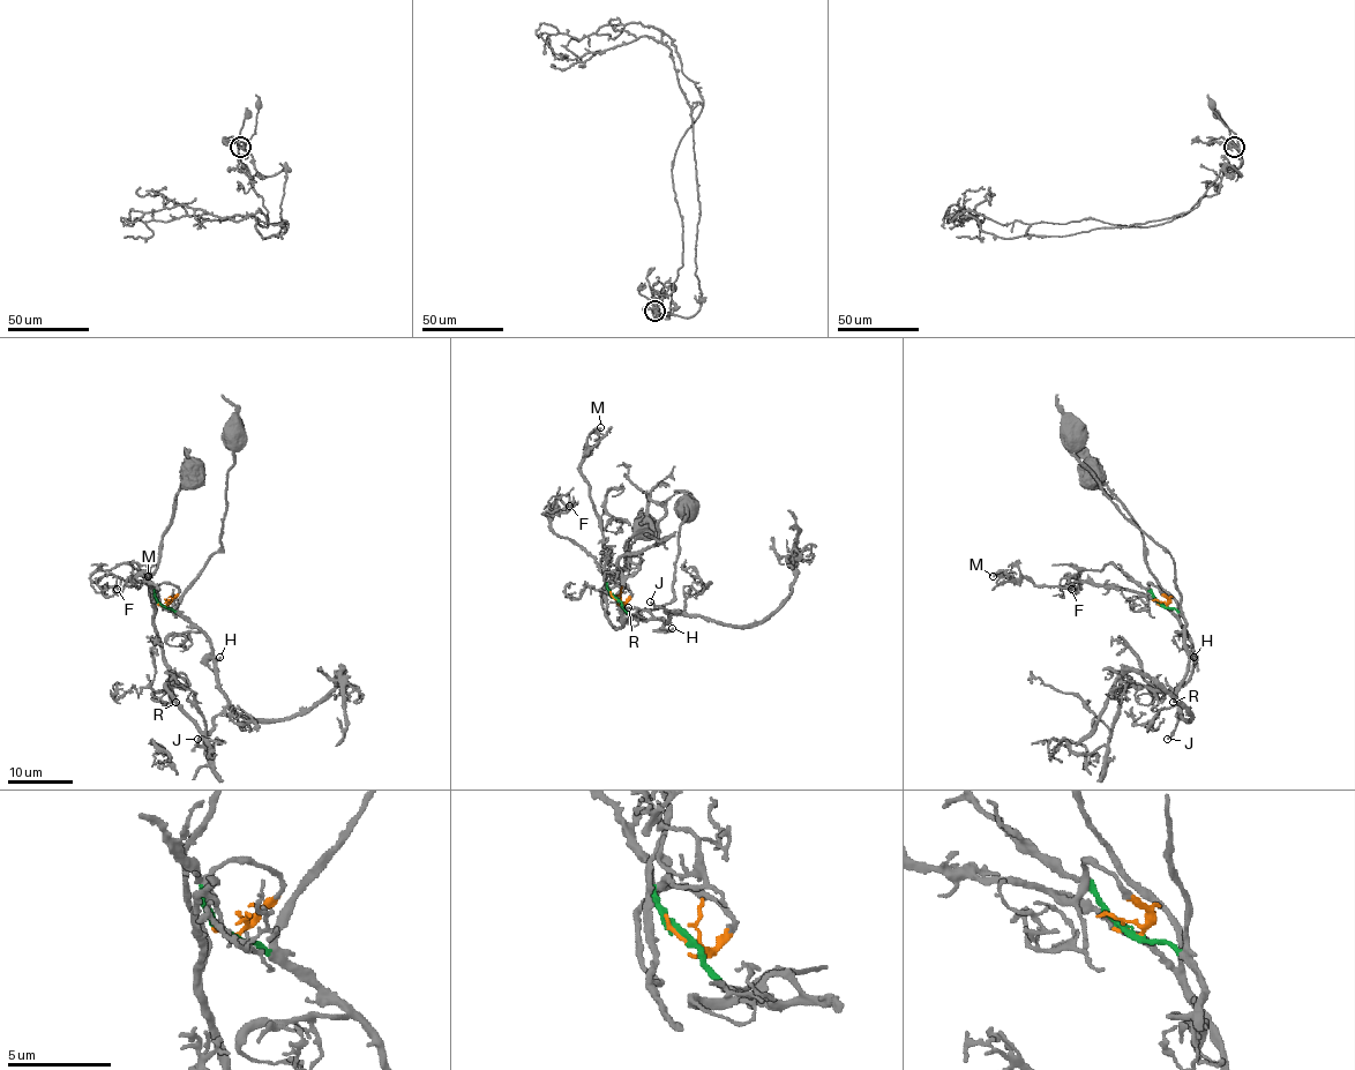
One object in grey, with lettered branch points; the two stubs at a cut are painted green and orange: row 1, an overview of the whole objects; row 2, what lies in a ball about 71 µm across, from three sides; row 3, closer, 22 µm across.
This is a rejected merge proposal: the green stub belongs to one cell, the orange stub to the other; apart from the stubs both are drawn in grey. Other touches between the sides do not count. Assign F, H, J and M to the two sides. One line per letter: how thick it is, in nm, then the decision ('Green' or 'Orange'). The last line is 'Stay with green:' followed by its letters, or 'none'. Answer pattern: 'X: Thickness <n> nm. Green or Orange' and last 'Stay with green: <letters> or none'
F: Thickness 150 nm. Green
H: Thickness 170 nm. Green
J: Thickness 180 nm. Green
M: Thickness 100 nm. Orange
Stay with green: F, H, J

